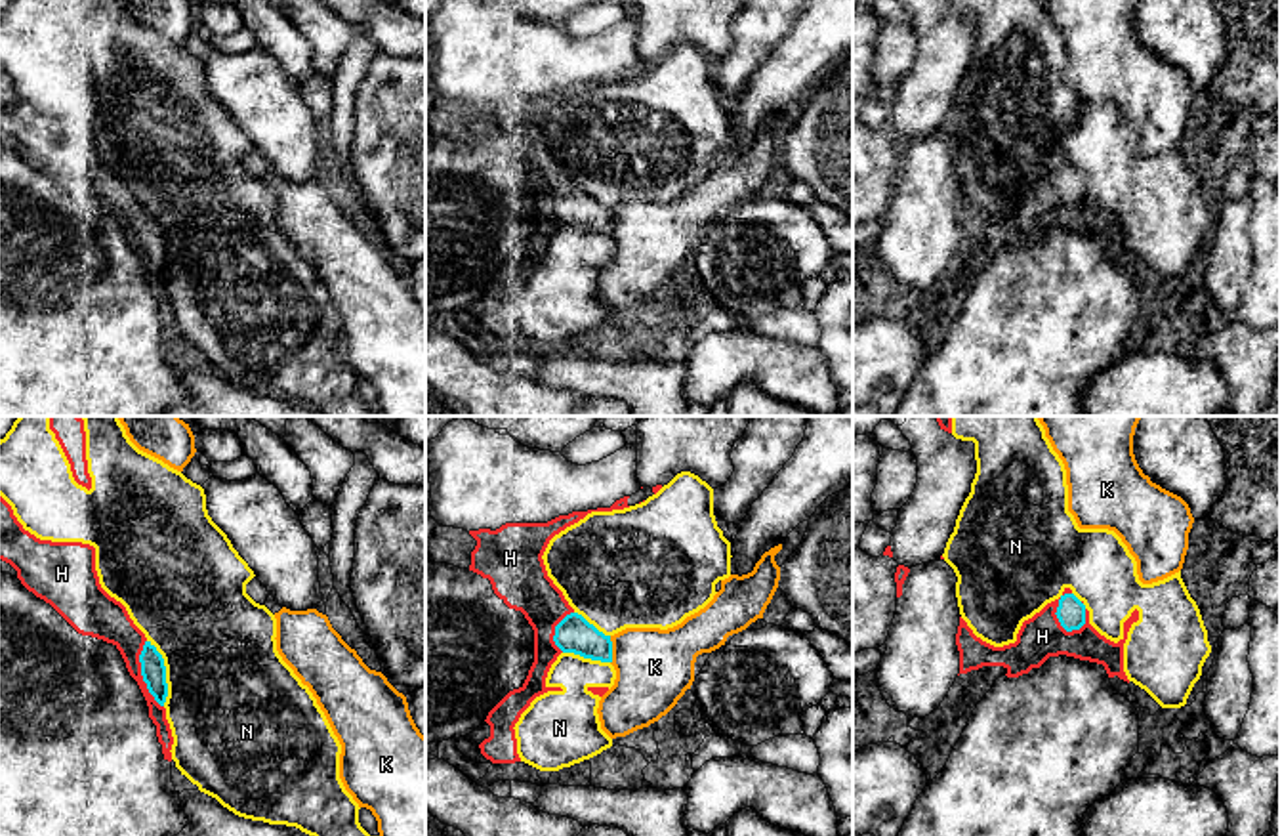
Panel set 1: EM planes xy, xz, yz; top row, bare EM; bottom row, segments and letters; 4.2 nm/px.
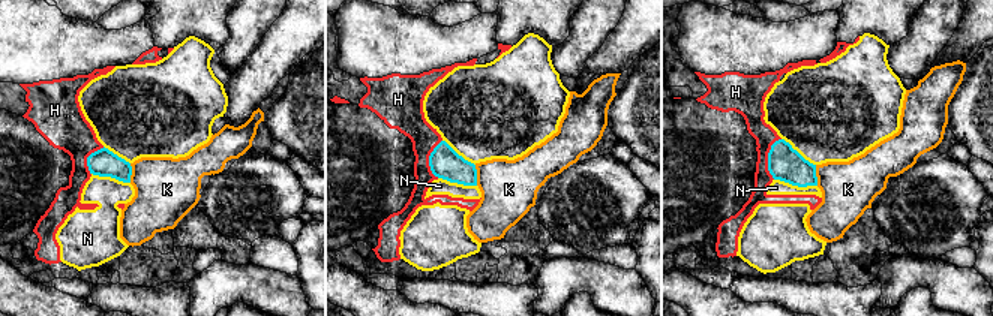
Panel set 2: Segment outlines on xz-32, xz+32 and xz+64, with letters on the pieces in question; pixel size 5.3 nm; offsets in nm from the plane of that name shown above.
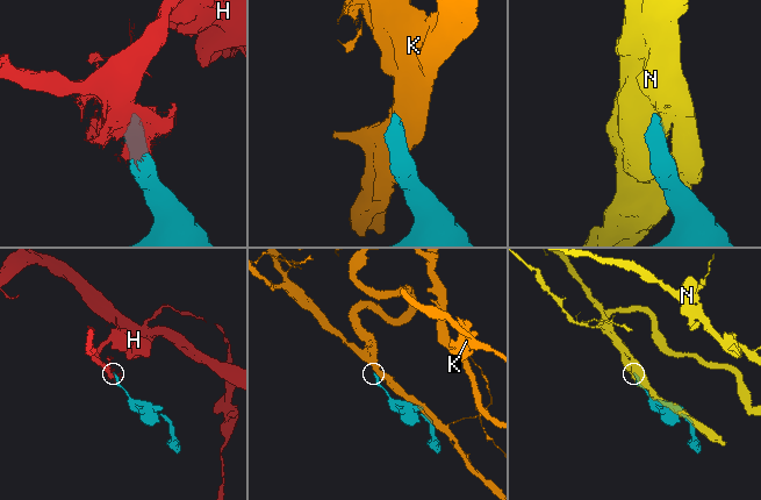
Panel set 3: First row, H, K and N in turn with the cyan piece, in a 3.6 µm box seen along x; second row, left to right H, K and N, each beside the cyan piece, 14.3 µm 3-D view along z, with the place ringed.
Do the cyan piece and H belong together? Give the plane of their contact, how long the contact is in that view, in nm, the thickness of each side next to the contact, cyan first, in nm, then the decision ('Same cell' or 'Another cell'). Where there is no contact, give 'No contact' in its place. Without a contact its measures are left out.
Touches cyan in yz. Shared border 180 nm. Thickness 120 nm (cyan) against 190 nm. Same cell

